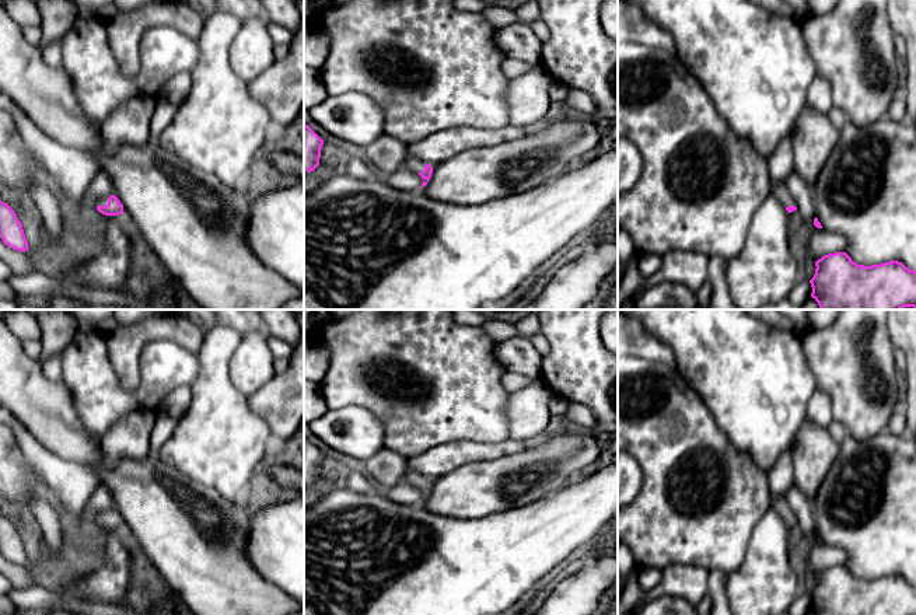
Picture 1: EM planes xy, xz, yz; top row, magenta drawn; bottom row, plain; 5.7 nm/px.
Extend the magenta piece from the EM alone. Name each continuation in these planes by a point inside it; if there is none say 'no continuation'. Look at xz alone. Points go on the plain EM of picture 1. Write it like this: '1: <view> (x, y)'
1: xz (413, 478)

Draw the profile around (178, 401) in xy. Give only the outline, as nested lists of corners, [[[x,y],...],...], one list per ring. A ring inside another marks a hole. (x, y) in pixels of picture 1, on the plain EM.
[[[182,385],[171,392],[171,395],[155,410],[155,415],[168,415],[179,420],[188,409],[190,398],[190,387]]]

